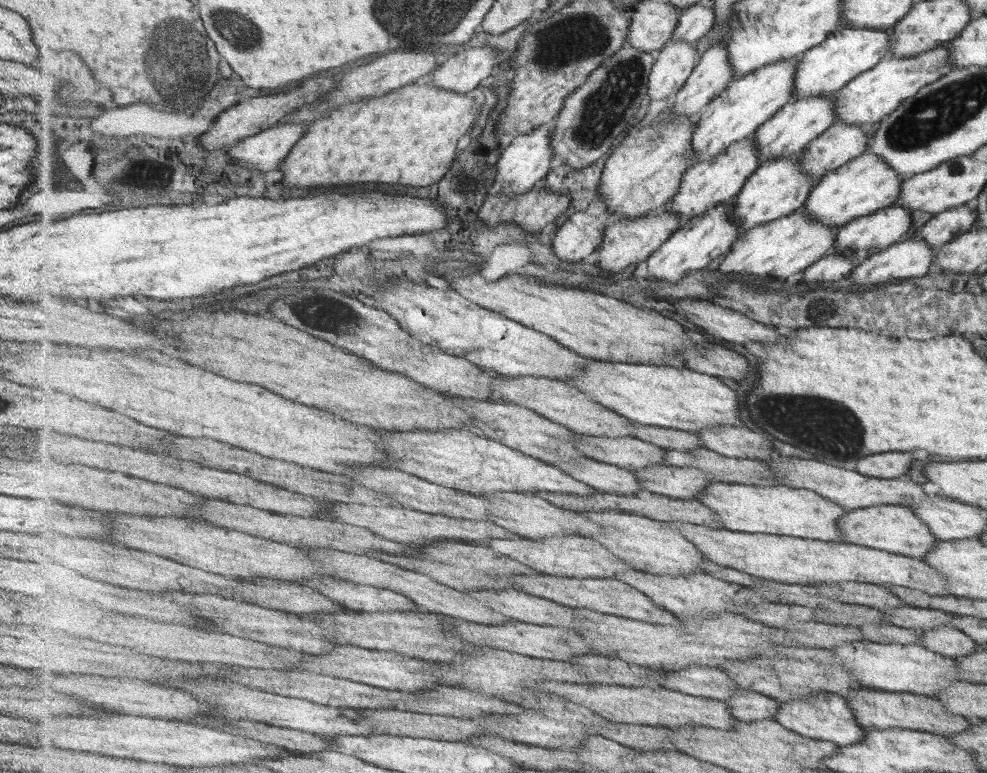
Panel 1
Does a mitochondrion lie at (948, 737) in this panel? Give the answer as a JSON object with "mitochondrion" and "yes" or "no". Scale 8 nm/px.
{"mitochondrion":"no"}

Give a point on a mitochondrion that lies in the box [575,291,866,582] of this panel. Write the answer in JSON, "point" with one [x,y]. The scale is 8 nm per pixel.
{"point":[817,316]}

